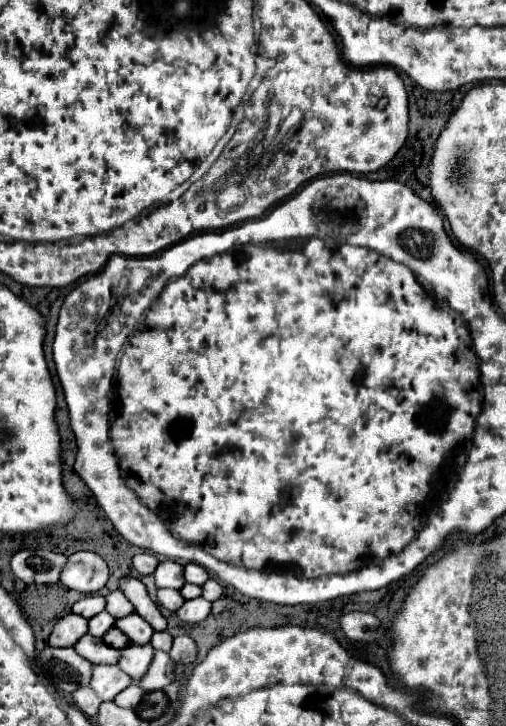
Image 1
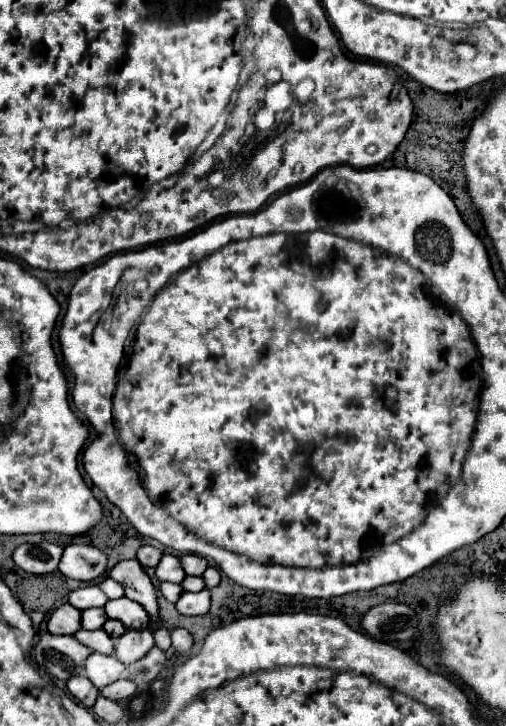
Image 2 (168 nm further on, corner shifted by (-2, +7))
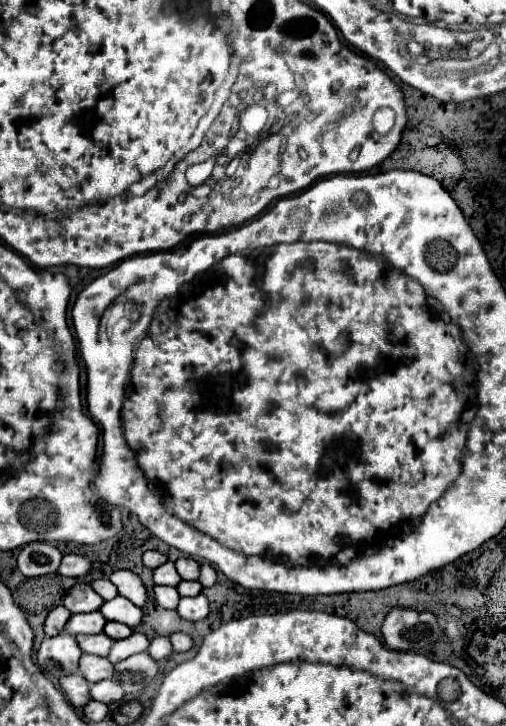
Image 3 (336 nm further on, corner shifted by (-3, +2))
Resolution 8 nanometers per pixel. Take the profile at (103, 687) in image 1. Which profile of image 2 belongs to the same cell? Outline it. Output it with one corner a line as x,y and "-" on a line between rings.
96,652
90,654
84,664
86,676
98,690
102,690
106,684
120,680
124,668
126,666
120,660
116,660
116,656
112,656
112,654
104,656
104,654
96,654

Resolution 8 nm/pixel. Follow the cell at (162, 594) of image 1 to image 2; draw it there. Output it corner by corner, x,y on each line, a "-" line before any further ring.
162,582
160,584
160,592
162,592
162,596
168,600
168,602
178,602
178,598
180,598
180,594
182,594
182,586
180,584
172,584
172,582

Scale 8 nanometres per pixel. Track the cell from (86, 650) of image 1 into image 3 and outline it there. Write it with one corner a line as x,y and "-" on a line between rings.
97,633
97,635
77,635
77,643
81,647
83,653
93,653
93,655
101,655
107,657
113,639
109,639
105,633

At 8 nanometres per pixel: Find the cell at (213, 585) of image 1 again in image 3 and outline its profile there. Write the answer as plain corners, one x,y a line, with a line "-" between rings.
203,563
203,565
201,565
199,583
201,583
203,587
211,587
211,585
215,585
215,579
217,579
217,573
215,573
215,569
213,569
209,563

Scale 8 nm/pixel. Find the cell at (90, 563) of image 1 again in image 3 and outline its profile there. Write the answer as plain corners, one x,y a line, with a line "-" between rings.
63,555
63,561
59,565
59,573
65,577
83,577
91,571
91,561
83,555

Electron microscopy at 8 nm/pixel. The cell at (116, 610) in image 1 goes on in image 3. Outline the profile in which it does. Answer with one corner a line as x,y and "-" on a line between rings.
95,579
95,581
91,581
91,587
93,587
105,601
109,601
109,599
113,599
113,597
117,595
117,589
115,589
115,585
113,585
109,579

